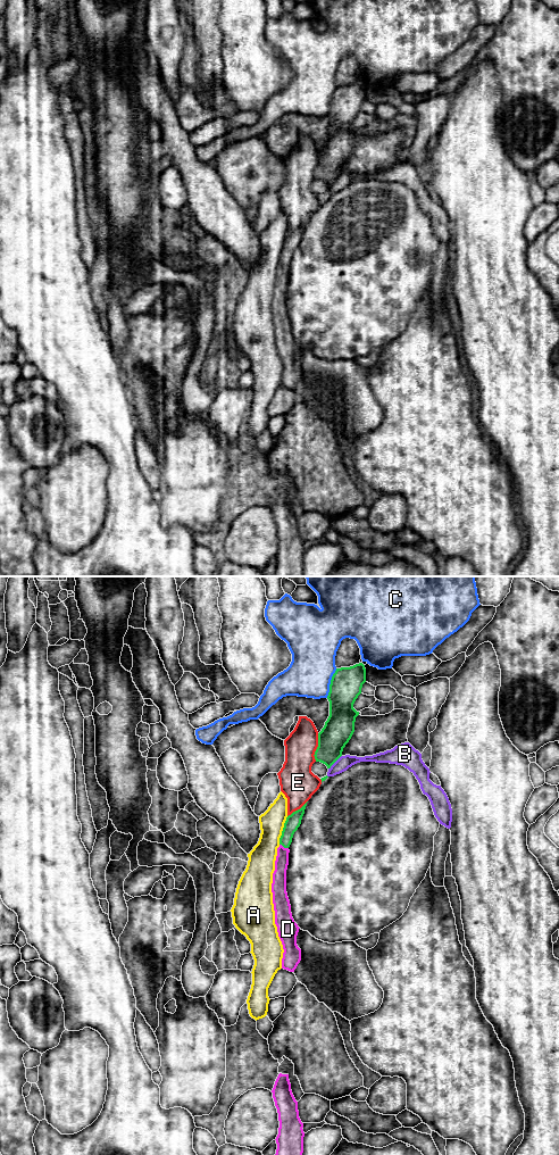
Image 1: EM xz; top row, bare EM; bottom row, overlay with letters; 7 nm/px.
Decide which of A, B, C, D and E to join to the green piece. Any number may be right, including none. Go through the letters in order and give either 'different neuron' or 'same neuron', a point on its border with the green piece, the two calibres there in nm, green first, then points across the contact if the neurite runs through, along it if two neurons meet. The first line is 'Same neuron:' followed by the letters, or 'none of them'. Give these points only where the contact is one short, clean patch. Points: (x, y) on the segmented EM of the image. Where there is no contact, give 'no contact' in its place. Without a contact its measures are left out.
Same neuron: D
A: different neuron | xz (283, 830) | 110/180 nm
B: different neuron | xz (335, 761) | 200/100 nm | along xz (341, 755), (328, 769)
C: different neuron | xz (331, 683) | 220/320 nm
D: same neuron | xz (284, 847) | 110/100 nm | across xz (293, 821), (284, 847), (282, 859)
E: different neuron | xz (317, 747) | 200/220 nm

